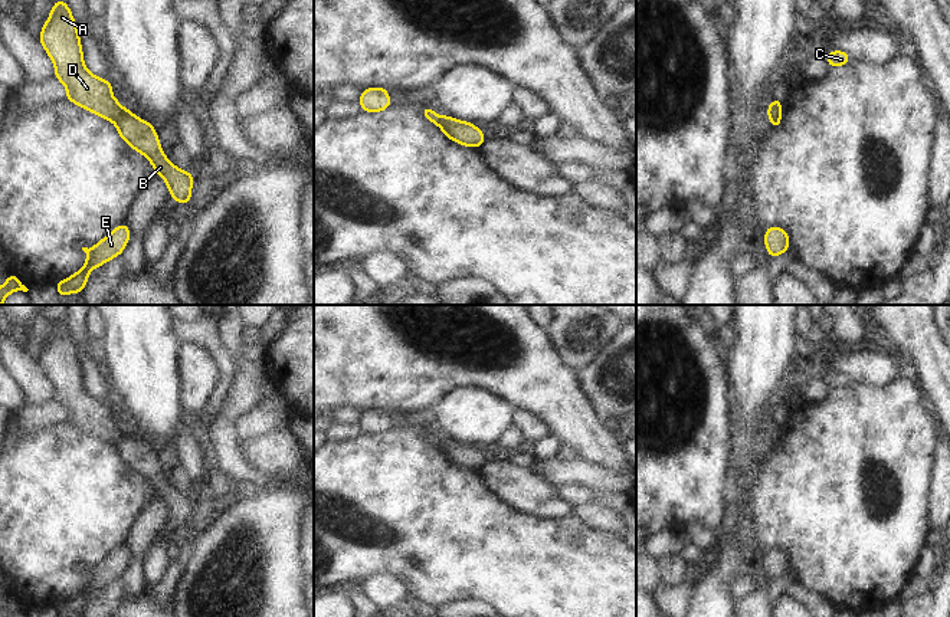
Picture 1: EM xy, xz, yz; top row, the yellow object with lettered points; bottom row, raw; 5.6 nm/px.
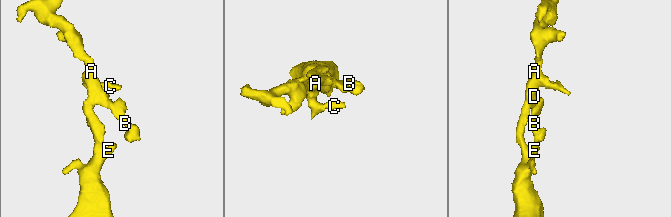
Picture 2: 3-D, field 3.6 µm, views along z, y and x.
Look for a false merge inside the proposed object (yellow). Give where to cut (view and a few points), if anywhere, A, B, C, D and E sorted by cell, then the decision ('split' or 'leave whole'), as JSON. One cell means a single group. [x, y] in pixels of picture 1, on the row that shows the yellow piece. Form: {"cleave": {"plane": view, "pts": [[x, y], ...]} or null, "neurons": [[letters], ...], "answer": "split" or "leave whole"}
{"cleave": {"plane": "xy", "pts": [[125, 110], [114, 121]]}, "neurons": [["A", "C", "D", "E"], ["B"]], "answer": "split"}

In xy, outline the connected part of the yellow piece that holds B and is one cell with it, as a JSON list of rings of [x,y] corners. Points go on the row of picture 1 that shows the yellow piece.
[[[125,109],[122,116],[115,121],[115,127],[118,135],[132,150],[150,160],[155,173],[167,183],[171,198],[187,206],[191,200],[194,174],[180,170],[168,161],[161,150],[154,125]]]

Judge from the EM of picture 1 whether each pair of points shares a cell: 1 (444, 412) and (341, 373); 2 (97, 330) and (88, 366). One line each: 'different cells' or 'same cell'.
1: different cells
2: different cells

